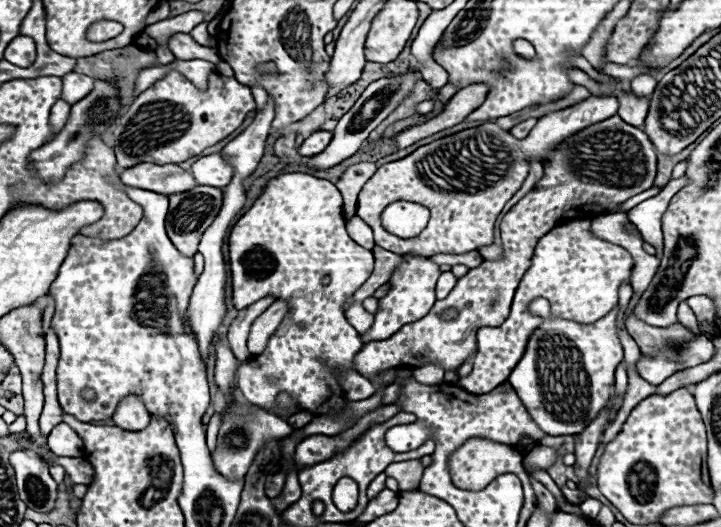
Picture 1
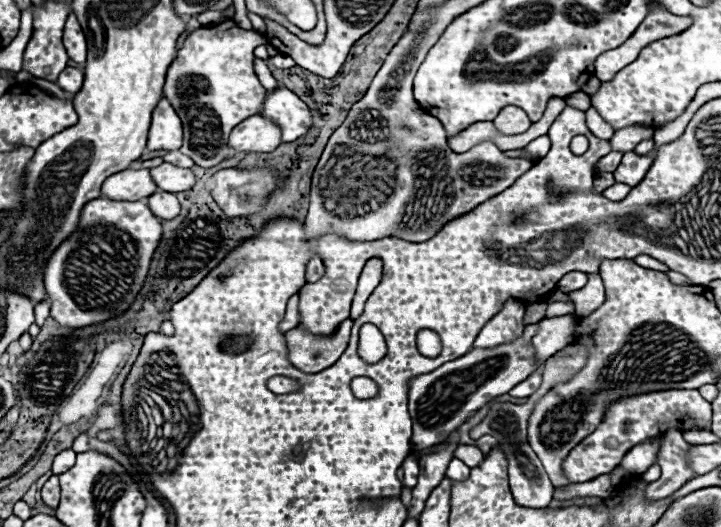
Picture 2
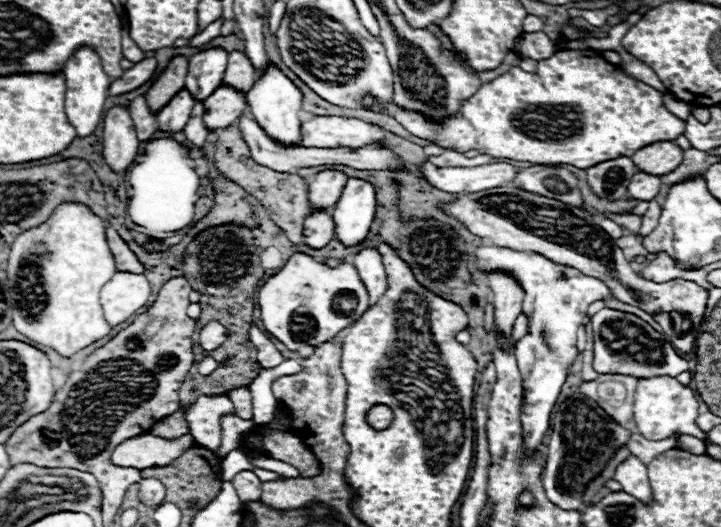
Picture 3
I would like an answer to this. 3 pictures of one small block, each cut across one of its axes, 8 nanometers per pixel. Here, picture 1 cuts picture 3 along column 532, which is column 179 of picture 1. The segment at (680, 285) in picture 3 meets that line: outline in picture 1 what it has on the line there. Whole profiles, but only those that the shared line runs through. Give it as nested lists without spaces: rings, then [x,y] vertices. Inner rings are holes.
[[[196,186],[196,190],[188,190],[188,194],[172,194],[168,198],[170,198],[170,210],[166,216],[168,236],[184,256],[192,258],[198,252],[198,244],[204,230],[214,222],[216,214],[220,212],[224,194],[222,190],[216,190],[212,186]]]

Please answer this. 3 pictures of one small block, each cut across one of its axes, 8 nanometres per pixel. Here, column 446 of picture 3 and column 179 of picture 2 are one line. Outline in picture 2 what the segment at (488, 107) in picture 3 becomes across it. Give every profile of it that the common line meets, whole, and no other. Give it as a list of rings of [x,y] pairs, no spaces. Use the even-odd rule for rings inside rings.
[[[166,98],[152,112],[148,150],[178,150],[182,146],[182,122]]]

